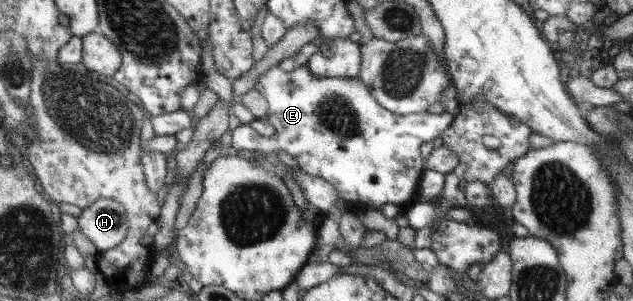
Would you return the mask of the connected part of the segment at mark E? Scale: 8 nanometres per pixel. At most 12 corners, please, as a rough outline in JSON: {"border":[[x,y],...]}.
{"border":[[266,70],[272,143],[343,201],[413,201],[448,113],[396,115],[358,78]]}

